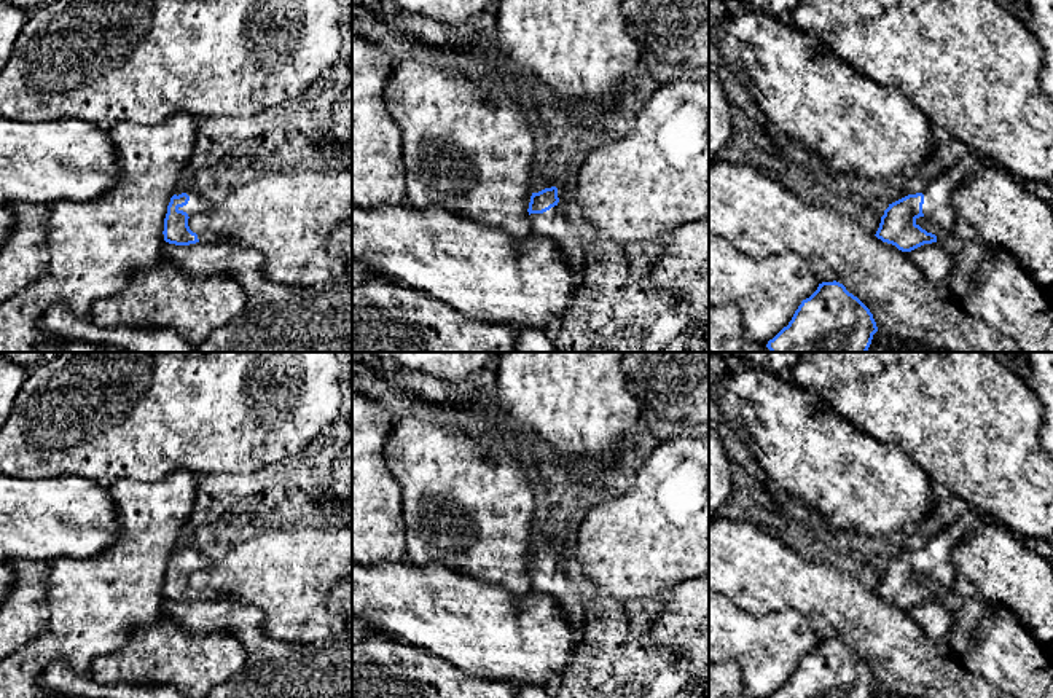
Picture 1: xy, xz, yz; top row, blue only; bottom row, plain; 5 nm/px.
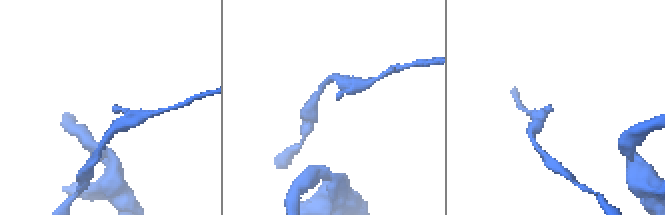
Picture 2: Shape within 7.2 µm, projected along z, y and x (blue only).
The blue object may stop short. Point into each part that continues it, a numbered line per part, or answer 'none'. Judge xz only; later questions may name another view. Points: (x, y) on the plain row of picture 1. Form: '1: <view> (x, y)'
1: xz (551, 580)

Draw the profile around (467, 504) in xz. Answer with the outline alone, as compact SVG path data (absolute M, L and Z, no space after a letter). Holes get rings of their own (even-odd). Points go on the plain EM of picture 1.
M408 414L395 419L384 445L384 459L401 491L406 556L413 564L441 563L464 575L503 586L513 596L532 591L527 566L532 553L535 496L516 456L500 443L473 438L452 424Z

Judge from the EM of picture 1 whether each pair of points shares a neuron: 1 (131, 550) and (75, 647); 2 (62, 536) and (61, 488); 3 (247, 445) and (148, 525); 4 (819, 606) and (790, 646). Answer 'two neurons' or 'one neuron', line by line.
1: one neuron
2: one neuron
3: two neurons
4: two neurons

